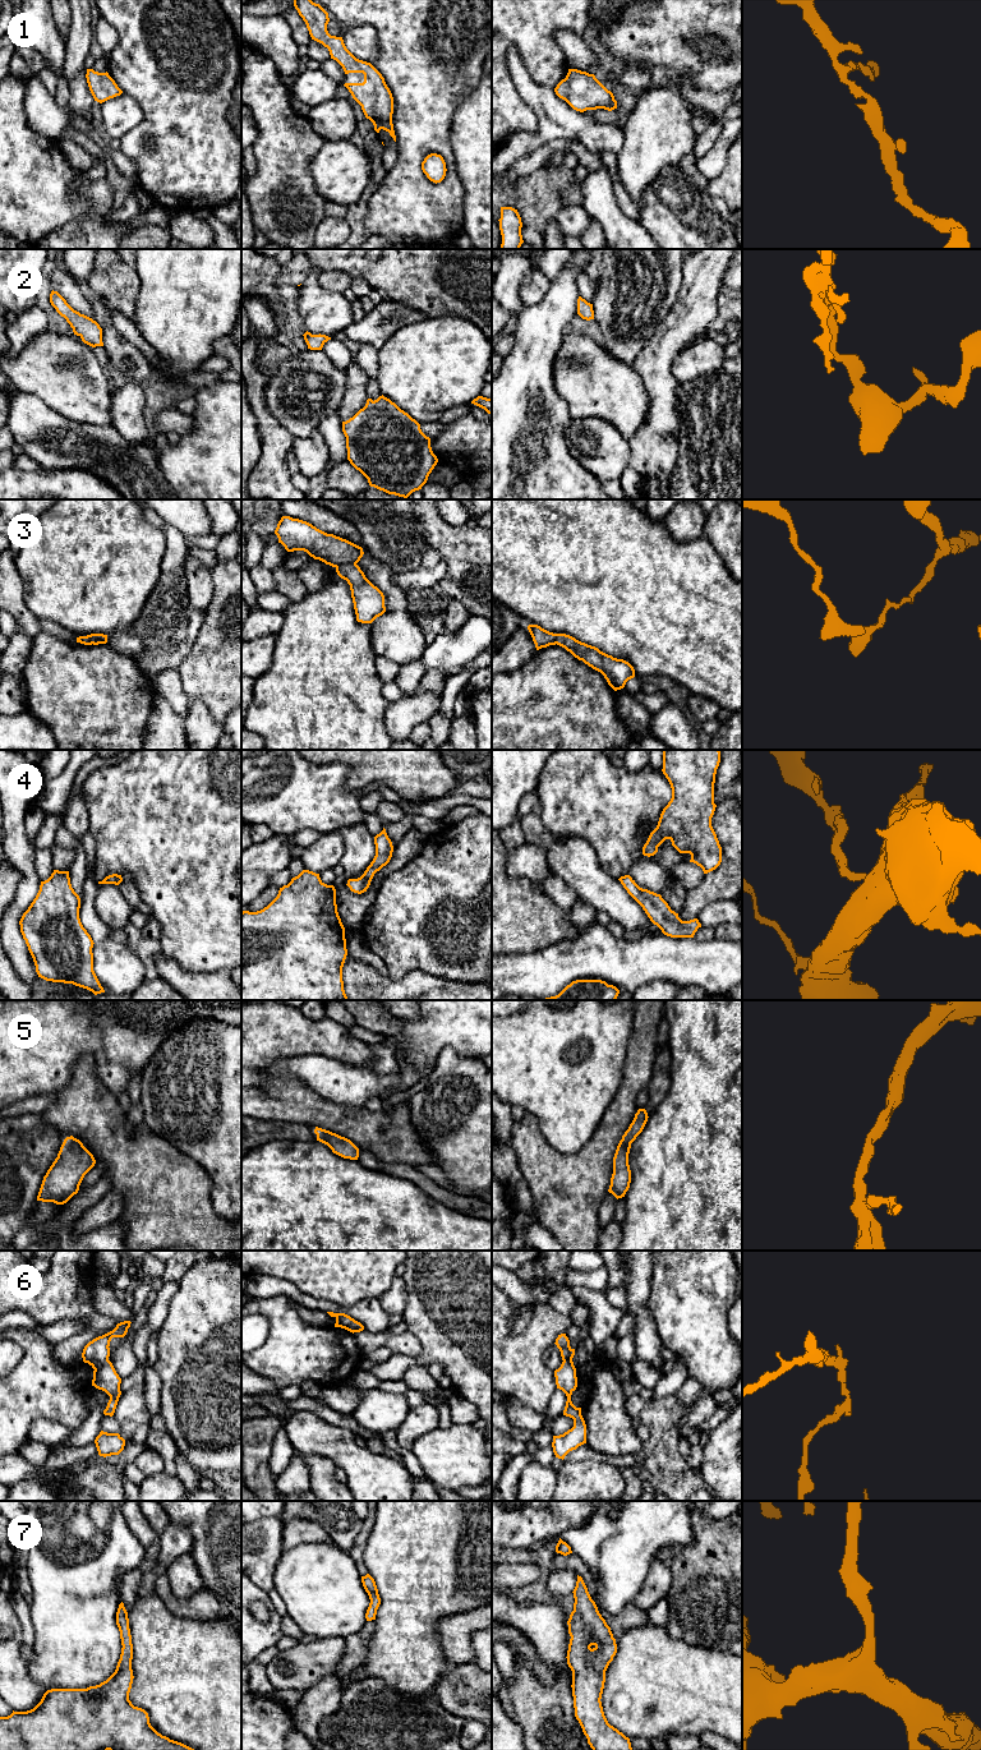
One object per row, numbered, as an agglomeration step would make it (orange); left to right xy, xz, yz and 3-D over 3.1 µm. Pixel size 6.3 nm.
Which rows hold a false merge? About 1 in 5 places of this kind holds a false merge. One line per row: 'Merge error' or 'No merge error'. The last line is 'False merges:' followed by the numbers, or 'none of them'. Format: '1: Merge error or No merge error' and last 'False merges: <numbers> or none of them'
1: No merge error
2: No merge error
3: No merge error
4: No merge error
5: No merge error
6: Merge error
7: No merge error
False merges: 6

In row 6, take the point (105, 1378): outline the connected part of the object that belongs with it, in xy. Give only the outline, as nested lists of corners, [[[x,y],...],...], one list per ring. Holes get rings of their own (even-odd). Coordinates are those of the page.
[[[110,1360],[103,1363],[98,1369],[93,1371],[92,1386],[105,1391],[110,1396],[107,1406],[103,1410],[105,1415],[112,1417],[115,1413],[119,1397],[121,1395],[120,1383],[121,1378]]]

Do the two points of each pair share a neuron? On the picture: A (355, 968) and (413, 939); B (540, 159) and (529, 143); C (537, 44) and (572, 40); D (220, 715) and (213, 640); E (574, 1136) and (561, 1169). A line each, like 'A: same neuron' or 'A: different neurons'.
A: different neurons
B: different neurons
C: different neurons
D: same neuron
E: different neurons

